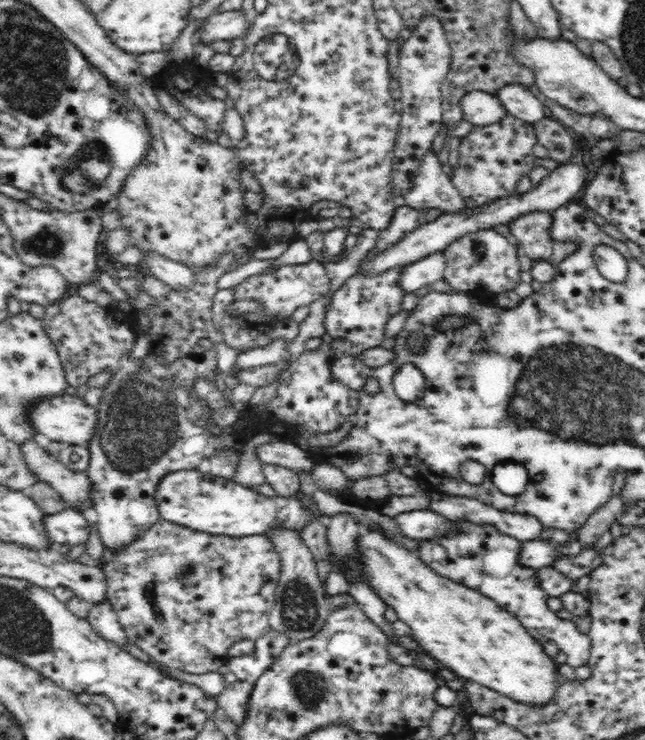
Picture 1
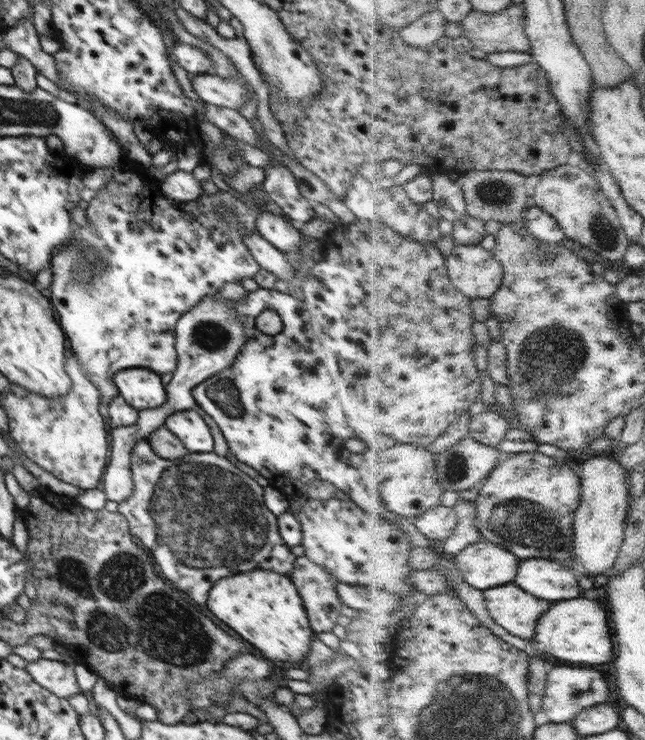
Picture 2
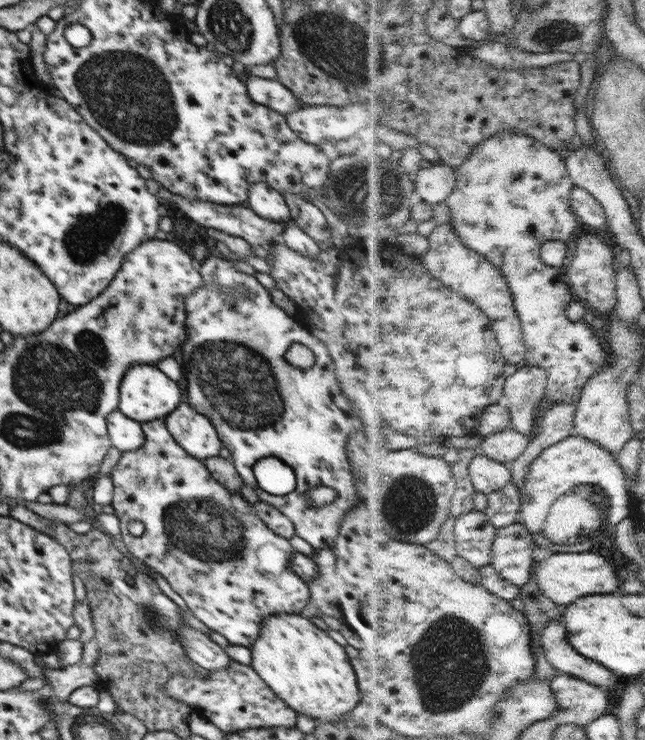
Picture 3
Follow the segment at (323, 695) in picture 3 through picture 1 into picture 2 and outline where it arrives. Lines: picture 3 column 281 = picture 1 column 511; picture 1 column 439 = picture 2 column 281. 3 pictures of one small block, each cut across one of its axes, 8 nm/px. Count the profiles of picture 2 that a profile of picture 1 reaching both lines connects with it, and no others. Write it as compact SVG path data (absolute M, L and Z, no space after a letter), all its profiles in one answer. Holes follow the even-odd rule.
M258 567L252 572L222 578L210 588L206 608L275 665L297 666L310 651L314 632L310 629L303 600L286 575Z

